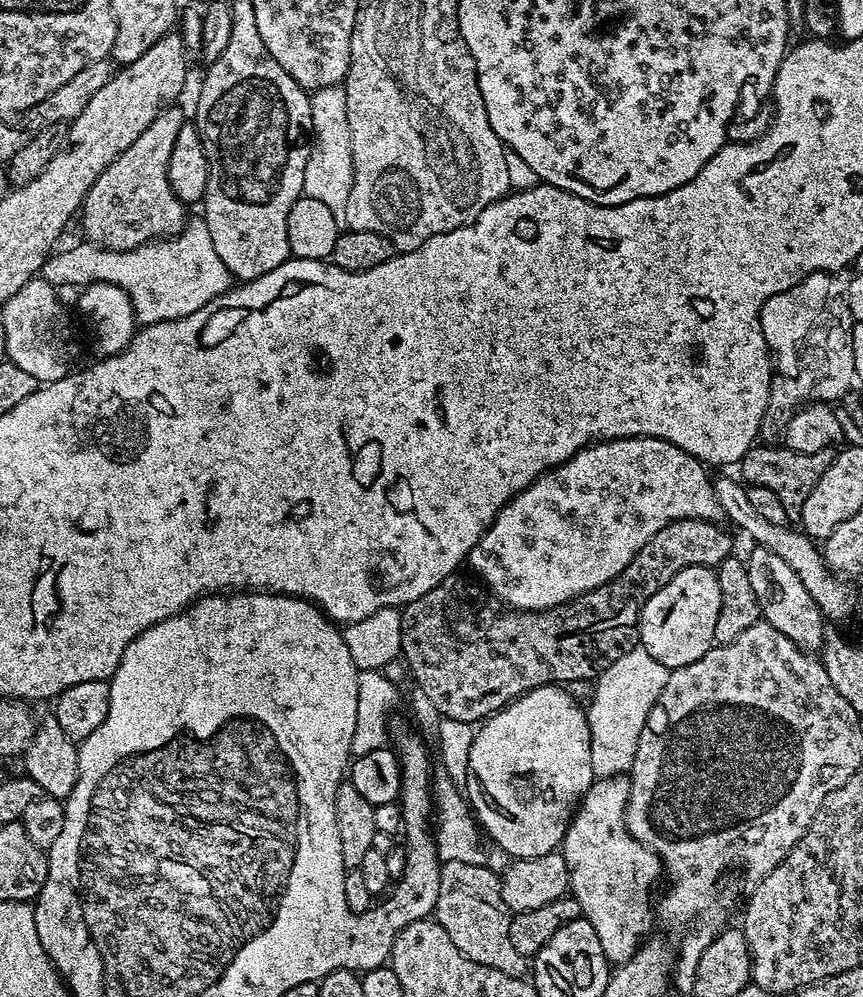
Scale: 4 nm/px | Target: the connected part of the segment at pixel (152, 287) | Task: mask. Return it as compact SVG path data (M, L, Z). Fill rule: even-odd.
M203 218L189 219L176 236L151 240L148 244L130 250L110 250L103 248L101 244L83 243L76 244L73 248L66 249L65 252L57 251L49 256L44 261L43 279L57 286L63 286L63 284L80 284L79 286L113 284L118 286L126 290L134 306L134 314L141 325L186 318L186 314L194 314L194 310L202 310L202 306L206 306L211 300L227 292L234 284L230 270L226 270L226 262L222 262L222 258L218 258L218 254L214 251L214 241L210 238L210 230Z

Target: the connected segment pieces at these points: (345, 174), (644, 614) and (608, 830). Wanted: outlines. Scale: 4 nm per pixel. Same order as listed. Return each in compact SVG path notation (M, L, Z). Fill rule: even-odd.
M343 84L326 86L311 93L312 105L312 131L314 143L311 145L306 162L306 174L304 175L303 195L322 202L334 214L334 222L338 225L346 225L346 202L350 202L350 186L354 182L354 158L352 157L352 143L350 142L350 122L346 118L346 90Z
M690 566L674 574L658 594L644 603L638 625L639 643L670 670L698 662L716 644L714 625L718 622L718 606L722 606L722 590L718 590L715 571Z
M627 775L619 776L602 776L593 779L591 786L588 788L588 793L584 795L584 799L580 801L571 822L568 824L568 829L564 835L562 845L562 855L566 862L566 870L568 871L568 886L571 896L578 902L580 907L580 915L583 919L590 922L590 926L594 926L594 934L598 934L598 942L602 942L602 954L606 954L609 965L615 966L624 964L640 947L642 941L649 935L648 927L651 926L652 920L654 924L654 896L652 900L652 891L656 888L656 883L661 883L662 880L662 865L655 852L652 852L642 842L638 842L630 834L628 823L626 822L626 806L630 798L630 779Z

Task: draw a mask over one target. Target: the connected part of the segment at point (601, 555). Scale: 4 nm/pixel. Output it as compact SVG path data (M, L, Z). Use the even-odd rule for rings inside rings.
M631 436L621 440L601 440L595 444L588 445L578 454L574 454L565 464L560 464L557 468L550 468L543 472L541 476L530 486L526 486L512 499L504 509L496 515L492 525L482 534L482 538L470 550L466 564L477 572L479 583L492 593L495 599L499 600L501 605L515 608L521 612L544 612L547 608L557 608L559 604L567 604L576 599L577 596L583 596L586 592L593 592L595 588L601 588L603 584L608 584L630 566L630 558L662 530L675 520L711 520L713 522L721 519L722 513L720 503L714 494L712 486L713 479L708 476L709 469L701 464L695 456L686 454L686 450L678 450L665 440L650 438L649 436Z

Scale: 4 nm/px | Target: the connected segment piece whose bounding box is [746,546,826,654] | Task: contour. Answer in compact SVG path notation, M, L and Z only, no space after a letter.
M759 546L751 550L753 552L746 556L746 563L761 617L770 626L774 626L774 630L782 630L786 638L790 638L805 652L819 653L824 646L826 617L816 605L816 600L810 598L810 590L802 586L802 578L798 578L798 574L794 574L794 570L790 570L790 566L782 558L778 558L778 554L774 554L774 550Z

